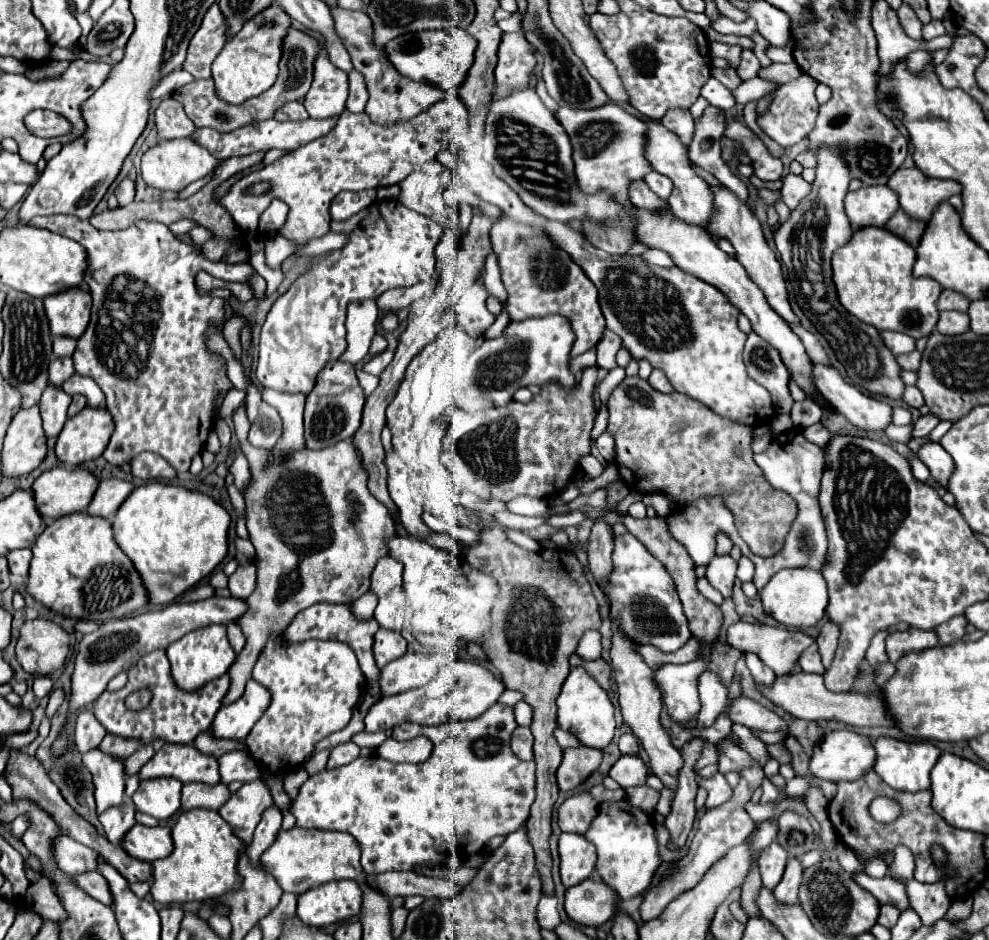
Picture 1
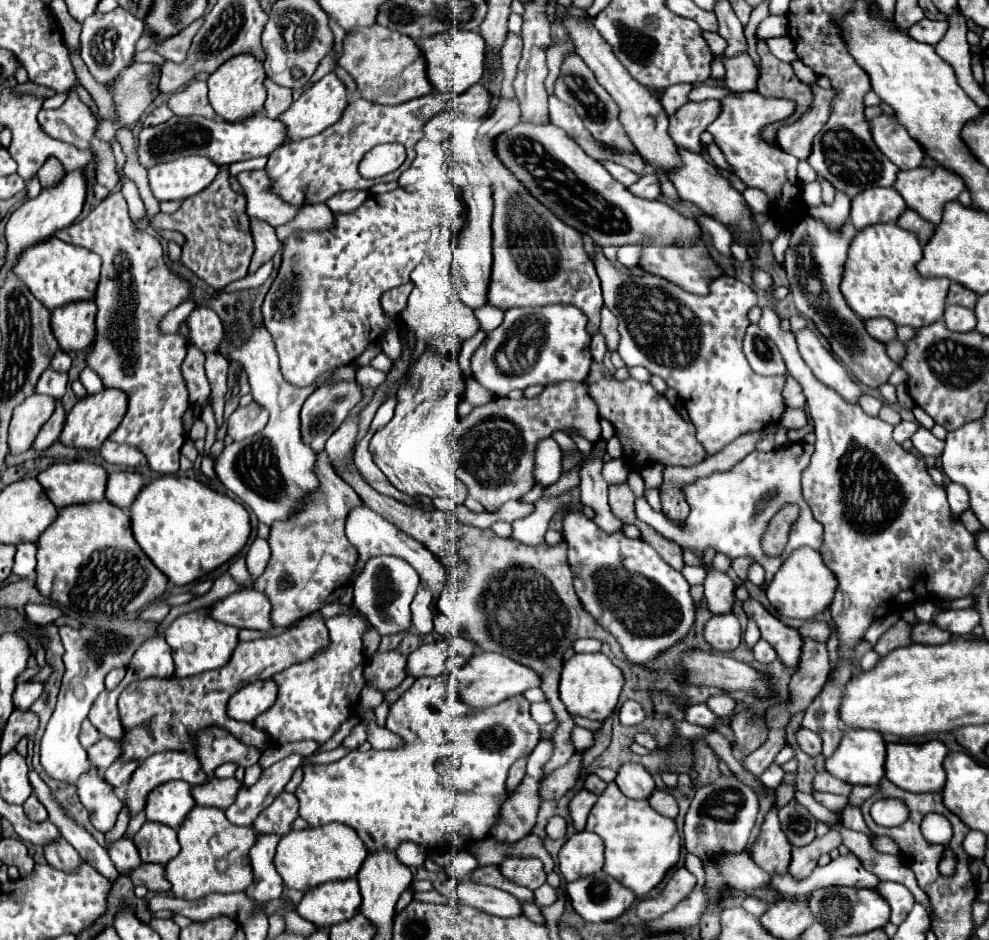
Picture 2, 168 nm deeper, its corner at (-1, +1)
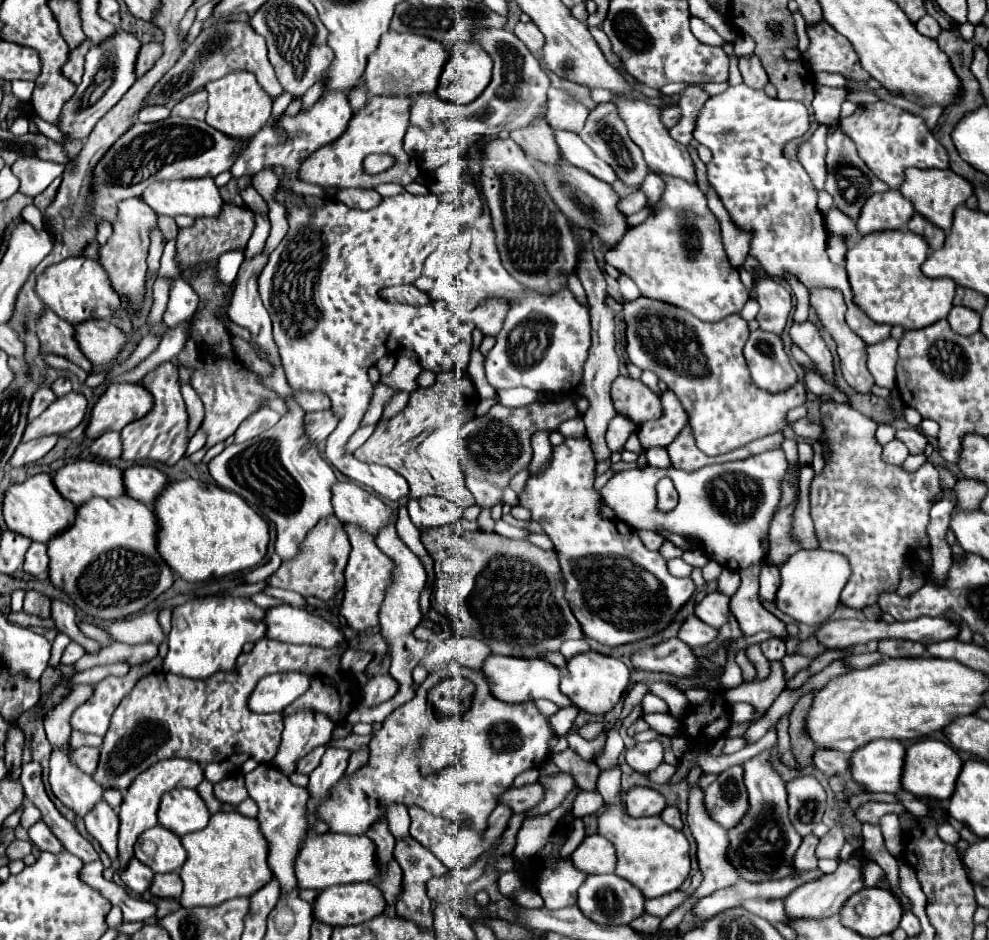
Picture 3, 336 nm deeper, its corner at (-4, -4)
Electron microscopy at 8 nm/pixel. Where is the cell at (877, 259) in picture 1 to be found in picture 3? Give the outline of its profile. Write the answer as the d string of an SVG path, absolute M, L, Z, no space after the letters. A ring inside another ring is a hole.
M884 230L862 236L846 254L846 270L854 304L874 322L918 330L948 316L956 282L952 278L928 278L920 266L928 258L928 242L914 232Z

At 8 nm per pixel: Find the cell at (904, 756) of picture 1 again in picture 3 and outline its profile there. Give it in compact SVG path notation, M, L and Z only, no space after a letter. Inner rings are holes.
M920 740L914 742L910 748L906 748L904 756L904 776L902 776L902 788L918 798L932 798L932 800L948 800L954 792L956 778L960 774L962 760L960 756L944 742L938 740Z

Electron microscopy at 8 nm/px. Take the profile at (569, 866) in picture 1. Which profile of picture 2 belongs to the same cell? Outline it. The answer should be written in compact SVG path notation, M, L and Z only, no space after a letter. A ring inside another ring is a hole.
M581 831L569 837L559 851L559 869L565 881L597 873L605 863L603 849L603 839L597 837L597 833Z

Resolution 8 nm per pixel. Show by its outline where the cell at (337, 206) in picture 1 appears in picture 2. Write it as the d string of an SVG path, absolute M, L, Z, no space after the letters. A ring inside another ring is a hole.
M341 191L327 199L327 205L333 213L349 213L355 211L369 197L369 191Z

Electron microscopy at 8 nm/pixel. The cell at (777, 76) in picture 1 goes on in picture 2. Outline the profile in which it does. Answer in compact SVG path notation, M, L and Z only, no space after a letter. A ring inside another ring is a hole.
M765 39L757 41L757 53L759 53L759 89L763 95L773 97L789 97L795 101L795 113L785 121L772 123L763 131L763 139L767 143L775 143L776 134L780 126L785 122L793 123L809 109L813 103L813 91L805 83L801 83L789 63L779 61L775 55L769 53Z

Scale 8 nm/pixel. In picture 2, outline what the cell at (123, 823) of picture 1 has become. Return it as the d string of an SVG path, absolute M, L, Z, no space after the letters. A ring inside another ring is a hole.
M121 837L113 845L109 845L107 849L109 849L109 857L111 857L115 869L119 871L119 875L129 875L133 869L137 869L141 865L137 847L133 845L131 839Z

